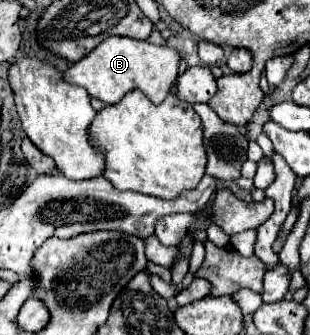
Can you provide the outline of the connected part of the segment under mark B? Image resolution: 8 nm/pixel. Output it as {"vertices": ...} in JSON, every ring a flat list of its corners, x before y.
{"vertices":[[110,36,104,42,100,42,90,54,86,54,82,60,72,64,62,78,70,84,78,84,86,88,86,92,92,98,102,100,106,106,118,104,124,98,124,94,132,90,140,90,142,94,148,96,152,104,160,104,176,84,178,62,180,62,180,54,174,48,156,46,146,40,140,42,134,38]]}

